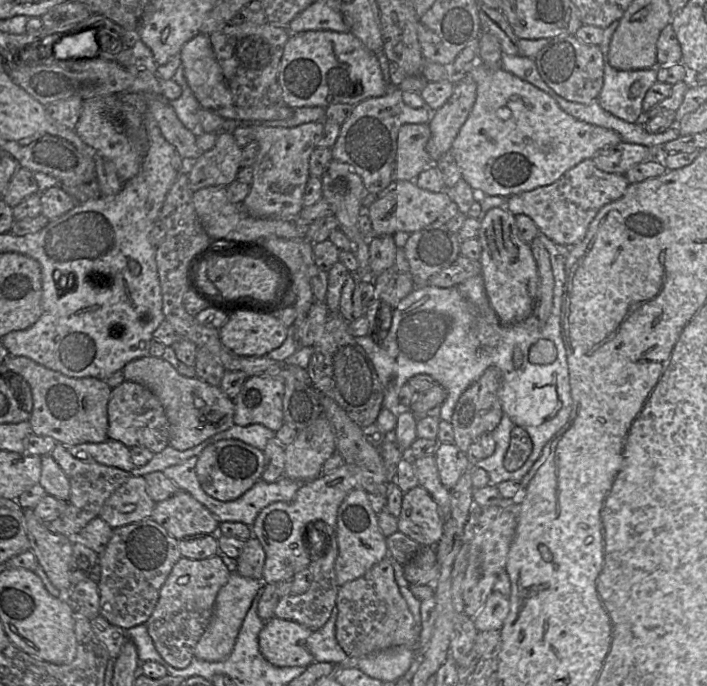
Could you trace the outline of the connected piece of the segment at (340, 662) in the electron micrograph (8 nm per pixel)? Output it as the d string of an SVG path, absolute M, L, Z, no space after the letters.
M337 606L334 607L331 616L329 620L326 622L326 624L318 629L317 631L314 631L307 639L306 646L308 650L311 652L311 654L314 657L314 662L329 662L333 663L337 666L346 666L353 663L353 660L351 659L345 651L342 649L342 647L339 645L336 639L336 621L338 617L338 608Z

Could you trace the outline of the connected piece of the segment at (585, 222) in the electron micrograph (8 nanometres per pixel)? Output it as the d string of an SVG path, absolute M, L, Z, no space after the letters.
M589 158L566 171L549 185L510 196L504 207L514 216L524 214L530 217L539 232L554 243L572 247L584 239L598 211L604 205L619 199L628 185L624 174L604 172Z

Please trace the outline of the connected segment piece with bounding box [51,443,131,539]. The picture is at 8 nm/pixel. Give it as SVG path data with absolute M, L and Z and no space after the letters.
M61 443L56 445L51 455L62 468L70 482L68 506L61 515L63 522L62 534L76 539L88 523L100 516L107 499L131 477L131 473L95 462L82 461L74 457L67 450L67 447Z

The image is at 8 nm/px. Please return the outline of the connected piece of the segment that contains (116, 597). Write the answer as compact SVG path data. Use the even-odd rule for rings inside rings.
M153 519L114 528L99 559L102 570L98 582L100 615L124 630L146 623L157 604L162 585L181 558L178 542Z

